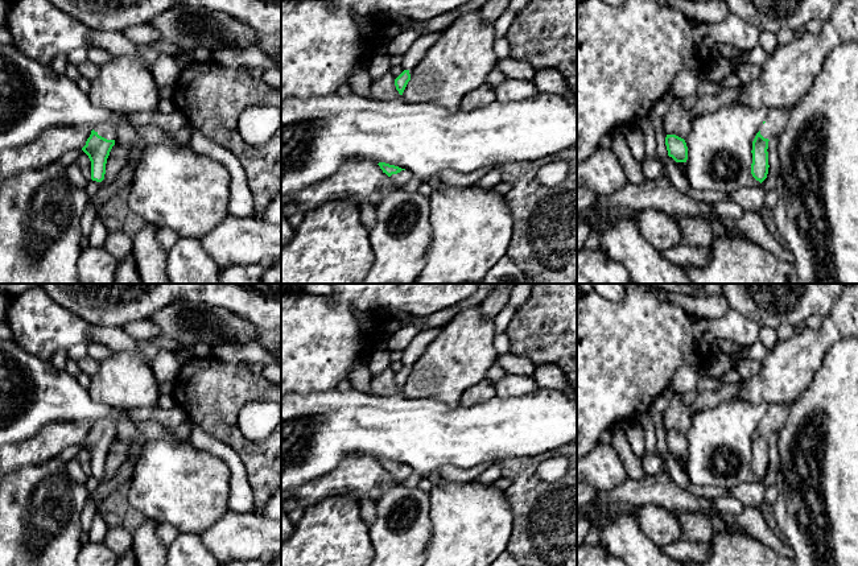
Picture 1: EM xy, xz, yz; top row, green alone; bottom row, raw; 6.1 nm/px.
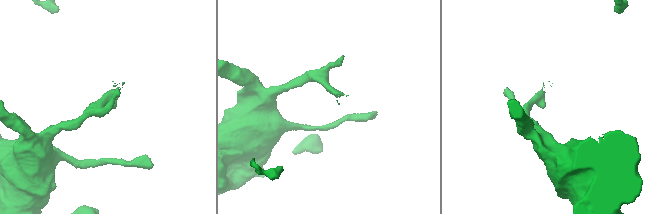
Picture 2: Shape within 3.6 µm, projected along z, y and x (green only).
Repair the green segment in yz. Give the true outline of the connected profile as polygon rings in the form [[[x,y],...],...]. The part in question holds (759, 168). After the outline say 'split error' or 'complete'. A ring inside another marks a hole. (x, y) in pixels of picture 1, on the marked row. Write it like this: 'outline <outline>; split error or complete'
outline [[[770,108],[766,123],[760,125],[752,141],[752,164],[751,174],[760,183],[768,174],[768,141],[777,137],[788,120],[789,108]]]; split error

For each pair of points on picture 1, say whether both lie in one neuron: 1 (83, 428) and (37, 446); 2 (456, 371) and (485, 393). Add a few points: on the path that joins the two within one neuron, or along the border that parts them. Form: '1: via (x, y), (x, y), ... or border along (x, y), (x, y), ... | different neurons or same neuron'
1: via (71, 433), (57, 436), (49, 442) | same neuron
2: border along (486, 377), (469, 387), (462, 393), (460, 404) | different neurons

